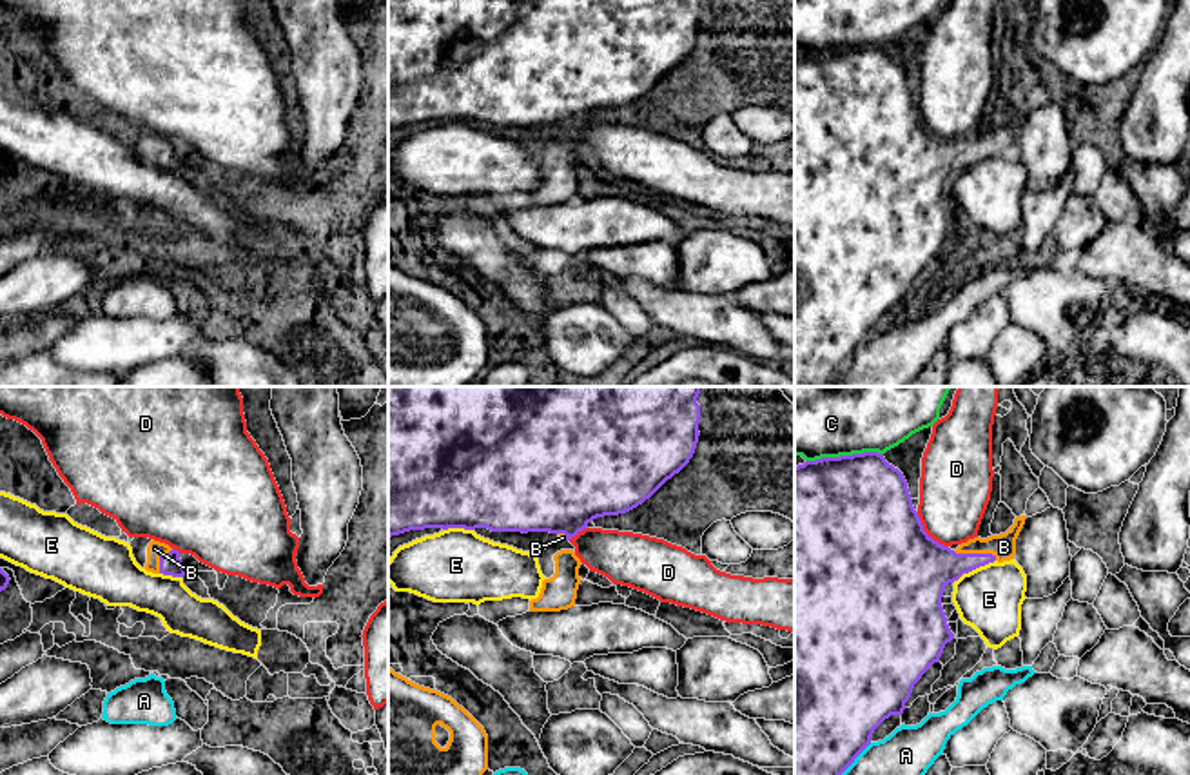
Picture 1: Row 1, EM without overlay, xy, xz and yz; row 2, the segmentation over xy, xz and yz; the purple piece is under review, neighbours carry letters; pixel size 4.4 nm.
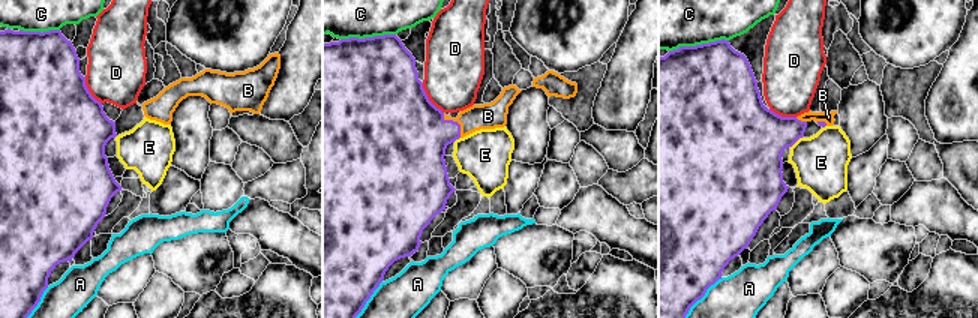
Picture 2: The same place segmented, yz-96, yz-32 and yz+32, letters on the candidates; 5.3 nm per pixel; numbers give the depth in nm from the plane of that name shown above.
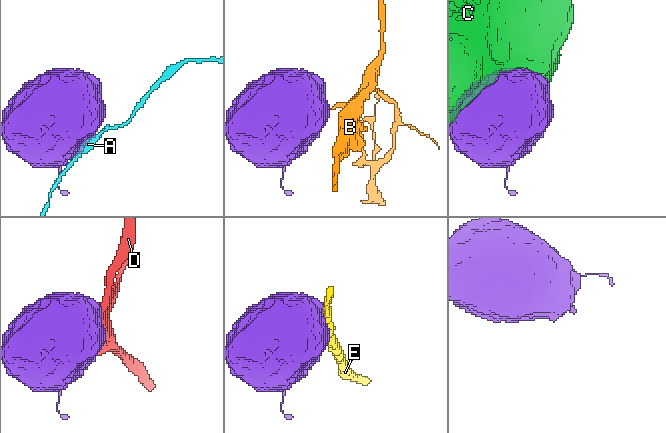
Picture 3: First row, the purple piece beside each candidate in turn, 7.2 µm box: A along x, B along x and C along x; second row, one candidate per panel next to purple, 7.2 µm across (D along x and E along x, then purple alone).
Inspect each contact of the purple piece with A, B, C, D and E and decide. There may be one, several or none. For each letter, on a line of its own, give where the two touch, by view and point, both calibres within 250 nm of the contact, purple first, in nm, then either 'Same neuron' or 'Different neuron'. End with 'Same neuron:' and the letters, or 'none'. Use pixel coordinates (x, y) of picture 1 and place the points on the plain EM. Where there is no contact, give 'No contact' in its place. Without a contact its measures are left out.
A: Touches purple at yz (848, 360). Thickness 500 nm (purple) against 320 nm. Different neuron
B: Touches purple at yz (975, 147). Thickness 280 nm (purple) against 110 nm. Same neuron
C: Touches purple at yz (844, 49). Thickness 500 nm (purple) against 240 nm. Different neuron
D: Touches purple at yz (926, 126). Thickness 500 nm (purple) against 320 nm. Different neuron
E: Touches purple at yz (973, 162). Thickness 300 nm (purple) against 280 nm. Different neuron
Same neuron: B

